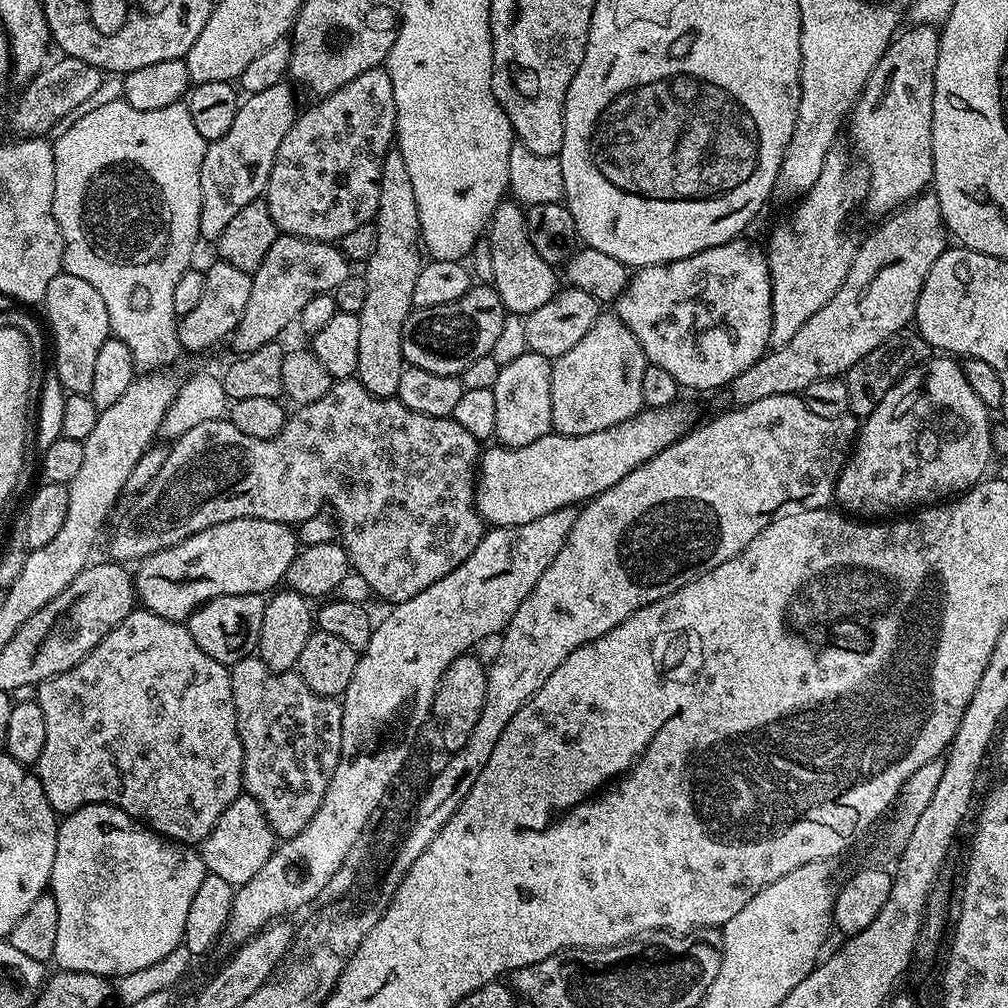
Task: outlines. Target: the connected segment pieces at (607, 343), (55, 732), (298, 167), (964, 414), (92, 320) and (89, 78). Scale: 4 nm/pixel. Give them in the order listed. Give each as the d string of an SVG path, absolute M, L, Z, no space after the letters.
M601 315L588 333L566 354L552 360L552 427L561 436L581 436L618 426L644 408L642 374L649 366L634 334L615 316Z
M133 610L121 624L114 626L94 646L88 656L65 673L43 680L35 692L36 704L42 706L42 718L46 718L46 746L42 746L42 754L34 766L34 771L50 806L58 814L73 812L87 804L114 804L133 820L143 822L153 832L158 832L170 840L178 840L181 844L196 846L206 838L206 834L210 834L210 830L214 830L214 822L222 818L222 810L226 810L226 806L230 806L234 798L242 795L244 755L236 729L236 711L232 701L232 678L229 669L202 651L198 642L190 638L187 627L179 620L167 620L147 610Z
M387 67L371 68L354 82L346 82L330 95L317 99L313 108L299 113L290 130L282 138L268 175L266 199L270 218L286 236L301 236L307 240L339 242L350 230L372 224L378 210L382 162L393 151L396 138L396 107L394 82L390 82Z
M933 355L925 360L924 363L911 368L905 376L900 377L896 385L884 395L882 402L878 402L876 409L869 416L863 417L862 423L858 428L856 443L844 468L840 471L840 477L836 483L835 503L845 513L851 514L856 518L892 518L897 514L907 513L909 510L919 510L925 506L939 504L955 497L959 493L967 492L969 488L973 488L975 484L979 484L981 480L985 479L987 472L984 471L987 470L992 456L994 457L994 449L992 447L992 429L994 424L993 421L988 421L988 416L990 416L990 409L984 405L982 398L978 398L978 394L974 394L974 390L970 390L970 382L966 382L966 374L963 367L951 355Z
M61 270L56 277L46 286L46 294L42 301L42 308L48 311L48 324L52 327L50 344L56 347L56 365L54 371L61 380L64 391L68 394L89 395L94 386L94 361L98 359L98 350L102 350L102 342L110 338L106 302L102 302L102 294L90 286L83 278L74 278L74 274Z
M64 56L59 59L53 59L27 83L25 88L28 89L21 96L20 105L12 116L12 128L16 131L13 133L17 137L47 137L49 135L47 132L51 128L59 129L69 117L79 113L89 102L96 100L96 92L105 82L105 73L101 72L98 66L90 66L90 62L82 62L73 56Z

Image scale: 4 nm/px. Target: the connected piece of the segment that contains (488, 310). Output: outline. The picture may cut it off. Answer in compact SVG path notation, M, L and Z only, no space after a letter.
M473 286L462 298L442 306L416 308L402 326L402 354L411 367L430 370L430 374L460 376L483 356L489 355L502 331L506 315L504 303L495 287Z

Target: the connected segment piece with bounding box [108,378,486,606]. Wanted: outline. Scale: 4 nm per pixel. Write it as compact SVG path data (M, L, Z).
M355 378L335 381L325 396L318 398L318 402L299 405L293 412L296 413L293 416L291 413L285 419L284 429L272 440L250 438L250 434L242 434L242 430L238 430L238 426L234 426L228 418L202 422L202 426L194 426L194 430L186 430L186 434L175 437L174 443L169 447L169 456L166 462L162 463L158 474L148 486L131 497L132 505L129 508L115 517L116 525L114 520L111 525L112 533L108 536L108 552L112 555L109 557L116 562L129 562L128 560L139 562L145 560L150 554L174 546L210 526L218 526L222 522L230 522L238 518L262 518L299 526L306 518L321 515L323 508L320 507L323 504L329 504L330 507L336 508L338 540L348 552L351 571L362 574L362 578L366 578L368 583L369 593L376 595L377 592L382 599L389 600L389 605L395 606L414 598L414 594L422 594L426 586L434 586L438 578L444 578L446 574L450 574L450 570L454 570L462 562L466 562L466 558L470 558L470 554L474 552L474 546L478 546L486 531L486 521L476 509L476 478L482 444L474 438L474 434L470 434L470 430L458 426L458 422L451 416L430 418L426 414L418 414L410 410L401 400L370 394L370 390L366 390L366 386L362 386Z

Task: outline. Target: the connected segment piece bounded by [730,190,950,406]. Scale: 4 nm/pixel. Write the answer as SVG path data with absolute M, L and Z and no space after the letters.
M925 190L914 199L907 200L895 212L889 212L877 224L880 225L864 241L859 241L856 257L842 286L838 286L838 294L834 294L834 298L830 298L830 302L826 302L818 314L806 318L806 322L802 322L802 330L798 330L790 342L765 352L762 359L750 366L750 370L732 380L730 391L733 405L758 402L758 398L770 398L774 394L802 394L810 382L831 376L843 377L852 369L854 362L866 358L874 346L882 346L890 334L898 334L898 330L913 323L918 294L926 282L926 274L930 274L930 266L934 266L936 259L950 244L950 233L944 227L942 218L942 206L938 206L935 191Z

